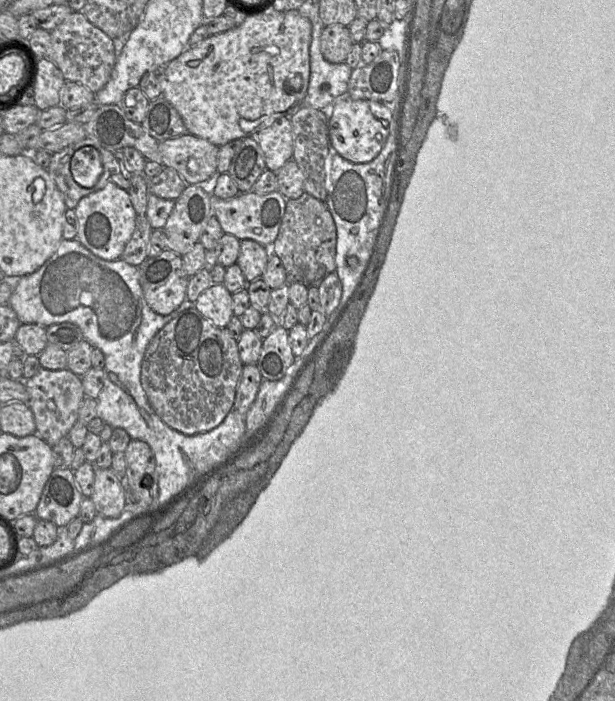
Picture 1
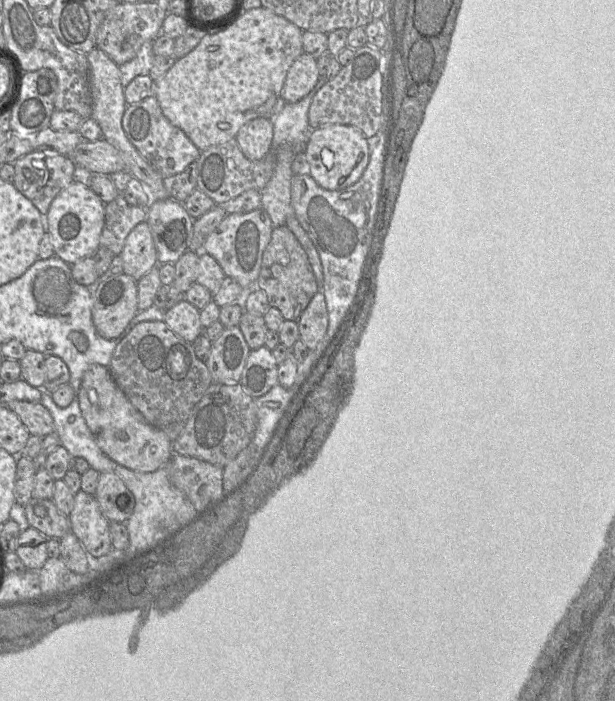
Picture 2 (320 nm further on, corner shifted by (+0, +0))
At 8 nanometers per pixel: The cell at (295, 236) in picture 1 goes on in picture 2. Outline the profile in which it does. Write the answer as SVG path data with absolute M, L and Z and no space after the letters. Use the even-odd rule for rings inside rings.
M286 225L272 230L255 286L266 293L270 306L277 308L284 319L296 322L312 297L320 291L306 252Z

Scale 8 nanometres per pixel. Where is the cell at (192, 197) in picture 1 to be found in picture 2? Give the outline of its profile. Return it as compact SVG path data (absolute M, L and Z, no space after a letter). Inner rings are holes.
M146 221L136 225L129 233L119 255L123 261L123 273L135 280L158 265L156 247Z

